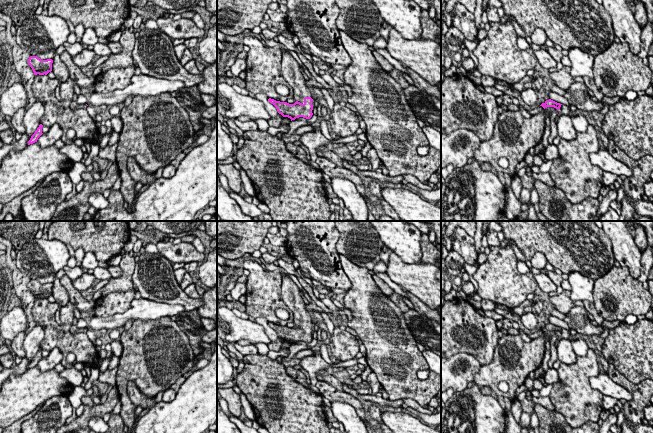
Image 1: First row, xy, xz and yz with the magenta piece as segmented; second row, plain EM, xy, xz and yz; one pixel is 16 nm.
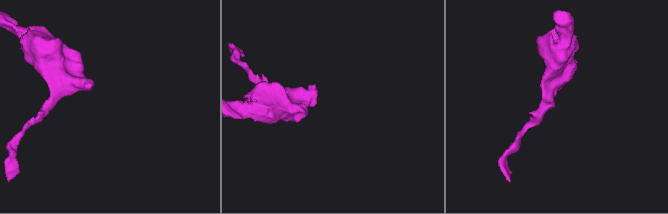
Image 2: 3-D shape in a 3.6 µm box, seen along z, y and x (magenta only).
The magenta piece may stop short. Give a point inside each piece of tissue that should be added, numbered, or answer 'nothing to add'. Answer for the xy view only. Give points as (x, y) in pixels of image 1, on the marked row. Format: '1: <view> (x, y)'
nothing to add

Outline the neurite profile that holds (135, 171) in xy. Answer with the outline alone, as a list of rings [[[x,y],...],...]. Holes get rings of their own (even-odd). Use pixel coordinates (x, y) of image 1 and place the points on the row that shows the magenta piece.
[[[134,157],[127,159],[127,169],[129,175],[135,182],[142,182],[144,185],[151,185],[156,181],[155,173],[145,172]]]

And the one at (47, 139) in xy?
[[[55,123],[50,129],[43,133],[37,140],[41,148],[53,146],[57,140],[60,140],[63,135],[61,127]]]

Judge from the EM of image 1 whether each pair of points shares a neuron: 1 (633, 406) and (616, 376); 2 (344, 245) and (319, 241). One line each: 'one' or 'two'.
1: one
2: two

